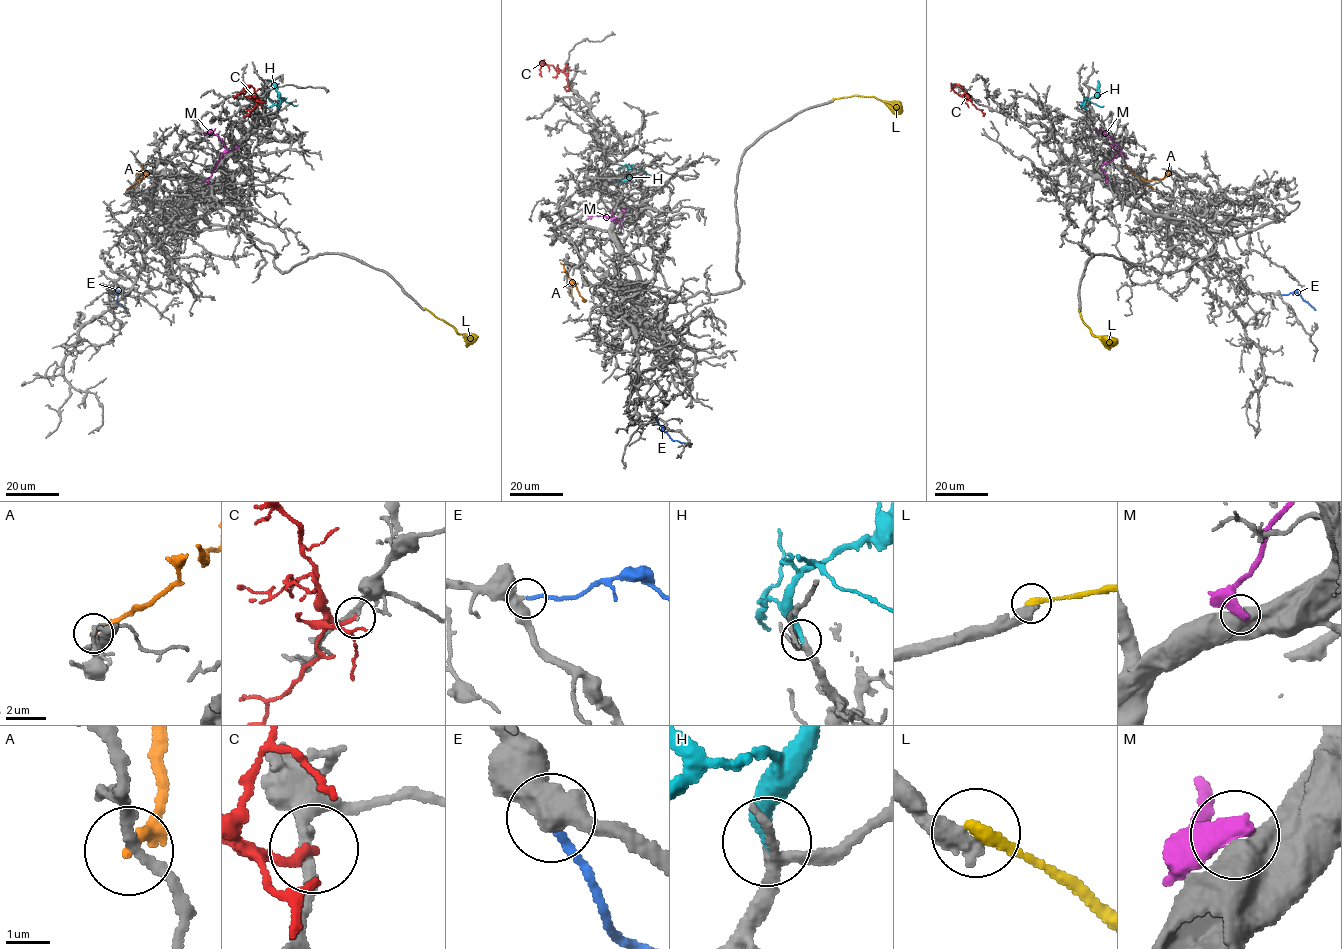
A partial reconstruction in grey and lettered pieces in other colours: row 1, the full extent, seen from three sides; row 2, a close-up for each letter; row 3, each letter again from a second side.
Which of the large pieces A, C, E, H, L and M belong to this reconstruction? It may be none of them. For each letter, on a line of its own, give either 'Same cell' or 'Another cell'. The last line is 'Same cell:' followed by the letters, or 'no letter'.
A: Another cell
C: Another cell
E: Same cell
H: Same cell
L: Another cell
M: Another cell
Same cell: E, H

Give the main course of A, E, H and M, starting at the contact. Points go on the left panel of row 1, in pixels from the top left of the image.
A: (126, 189), (141, 180), (146, 171)
E: (113, 294), (117, 291), (118, 302), (126, 309)
H: (277, 109), (280, 101), (276, 86), (267, 80)
M: (209, 183), (225, 147), (217, 136), (209, 132), (215, 128)

